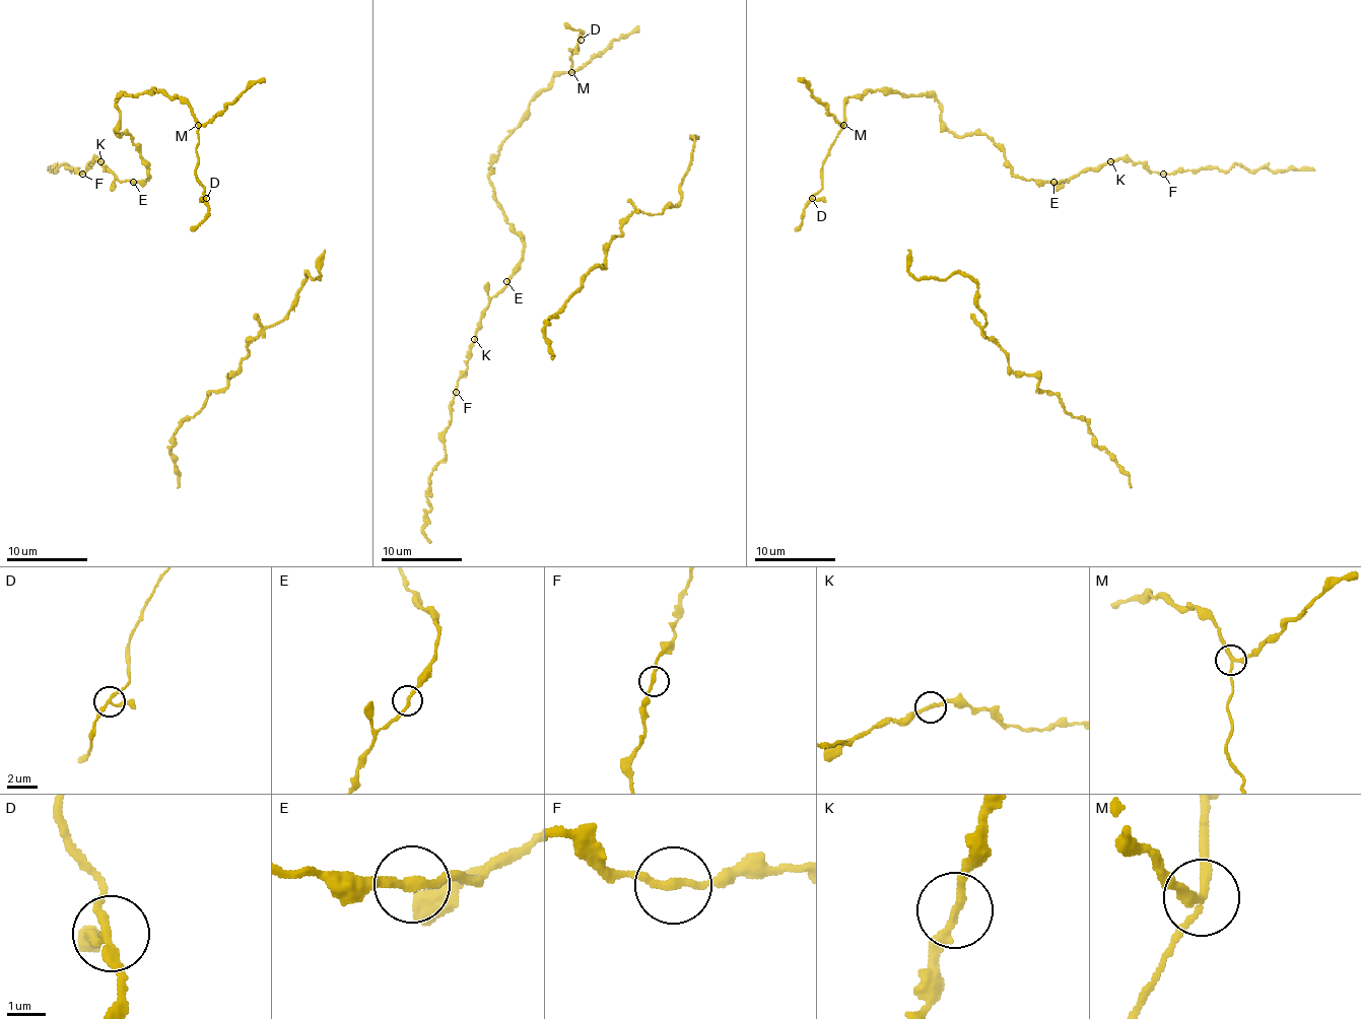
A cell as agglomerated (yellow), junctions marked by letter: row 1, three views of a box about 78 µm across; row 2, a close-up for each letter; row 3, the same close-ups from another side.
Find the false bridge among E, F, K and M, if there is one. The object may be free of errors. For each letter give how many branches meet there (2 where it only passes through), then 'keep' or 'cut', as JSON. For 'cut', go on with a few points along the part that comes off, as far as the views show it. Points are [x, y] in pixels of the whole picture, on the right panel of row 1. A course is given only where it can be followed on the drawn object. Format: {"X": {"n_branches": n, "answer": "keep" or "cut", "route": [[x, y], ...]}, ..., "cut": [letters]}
{"E": {"n_branches": 2, "answer": "keep"}, "F": {"n_branches": 2, "answer": "keep"}, "K": {"n_branches": 2, "answer": "keep"}, "M": {"n_branches": 3, "answer": "cut", "route": [[844, 125], [822, 165], [822, 188], [812, 198], [796, 228]]}, "cut": ["M"]}

